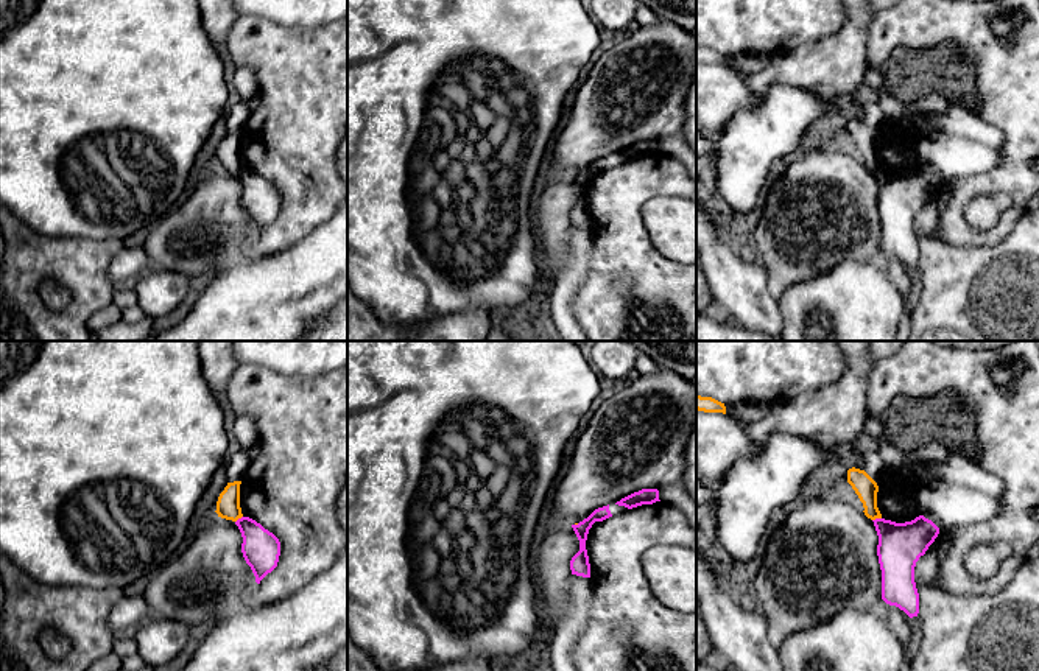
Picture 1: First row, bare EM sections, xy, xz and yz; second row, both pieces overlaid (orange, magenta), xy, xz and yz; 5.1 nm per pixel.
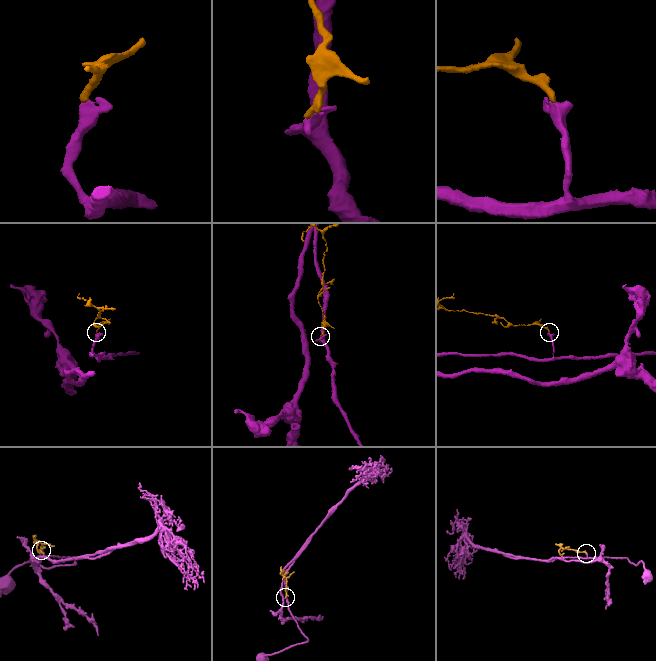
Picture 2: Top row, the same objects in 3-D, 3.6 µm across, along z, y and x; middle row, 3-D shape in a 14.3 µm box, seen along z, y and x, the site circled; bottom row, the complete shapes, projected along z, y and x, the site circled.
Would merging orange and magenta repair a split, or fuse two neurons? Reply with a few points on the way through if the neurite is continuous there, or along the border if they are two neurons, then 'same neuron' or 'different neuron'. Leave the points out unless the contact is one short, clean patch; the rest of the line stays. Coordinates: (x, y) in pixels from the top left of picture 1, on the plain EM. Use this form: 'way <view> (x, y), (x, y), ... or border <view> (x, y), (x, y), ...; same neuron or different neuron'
border yz (880, 168), (873, 172); different neuron

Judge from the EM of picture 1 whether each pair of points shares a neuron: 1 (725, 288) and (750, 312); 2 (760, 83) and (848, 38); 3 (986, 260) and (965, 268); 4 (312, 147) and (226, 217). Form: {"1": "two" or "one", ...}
{"1": "one", "2": "one", "3": "one", "4": "two"}

